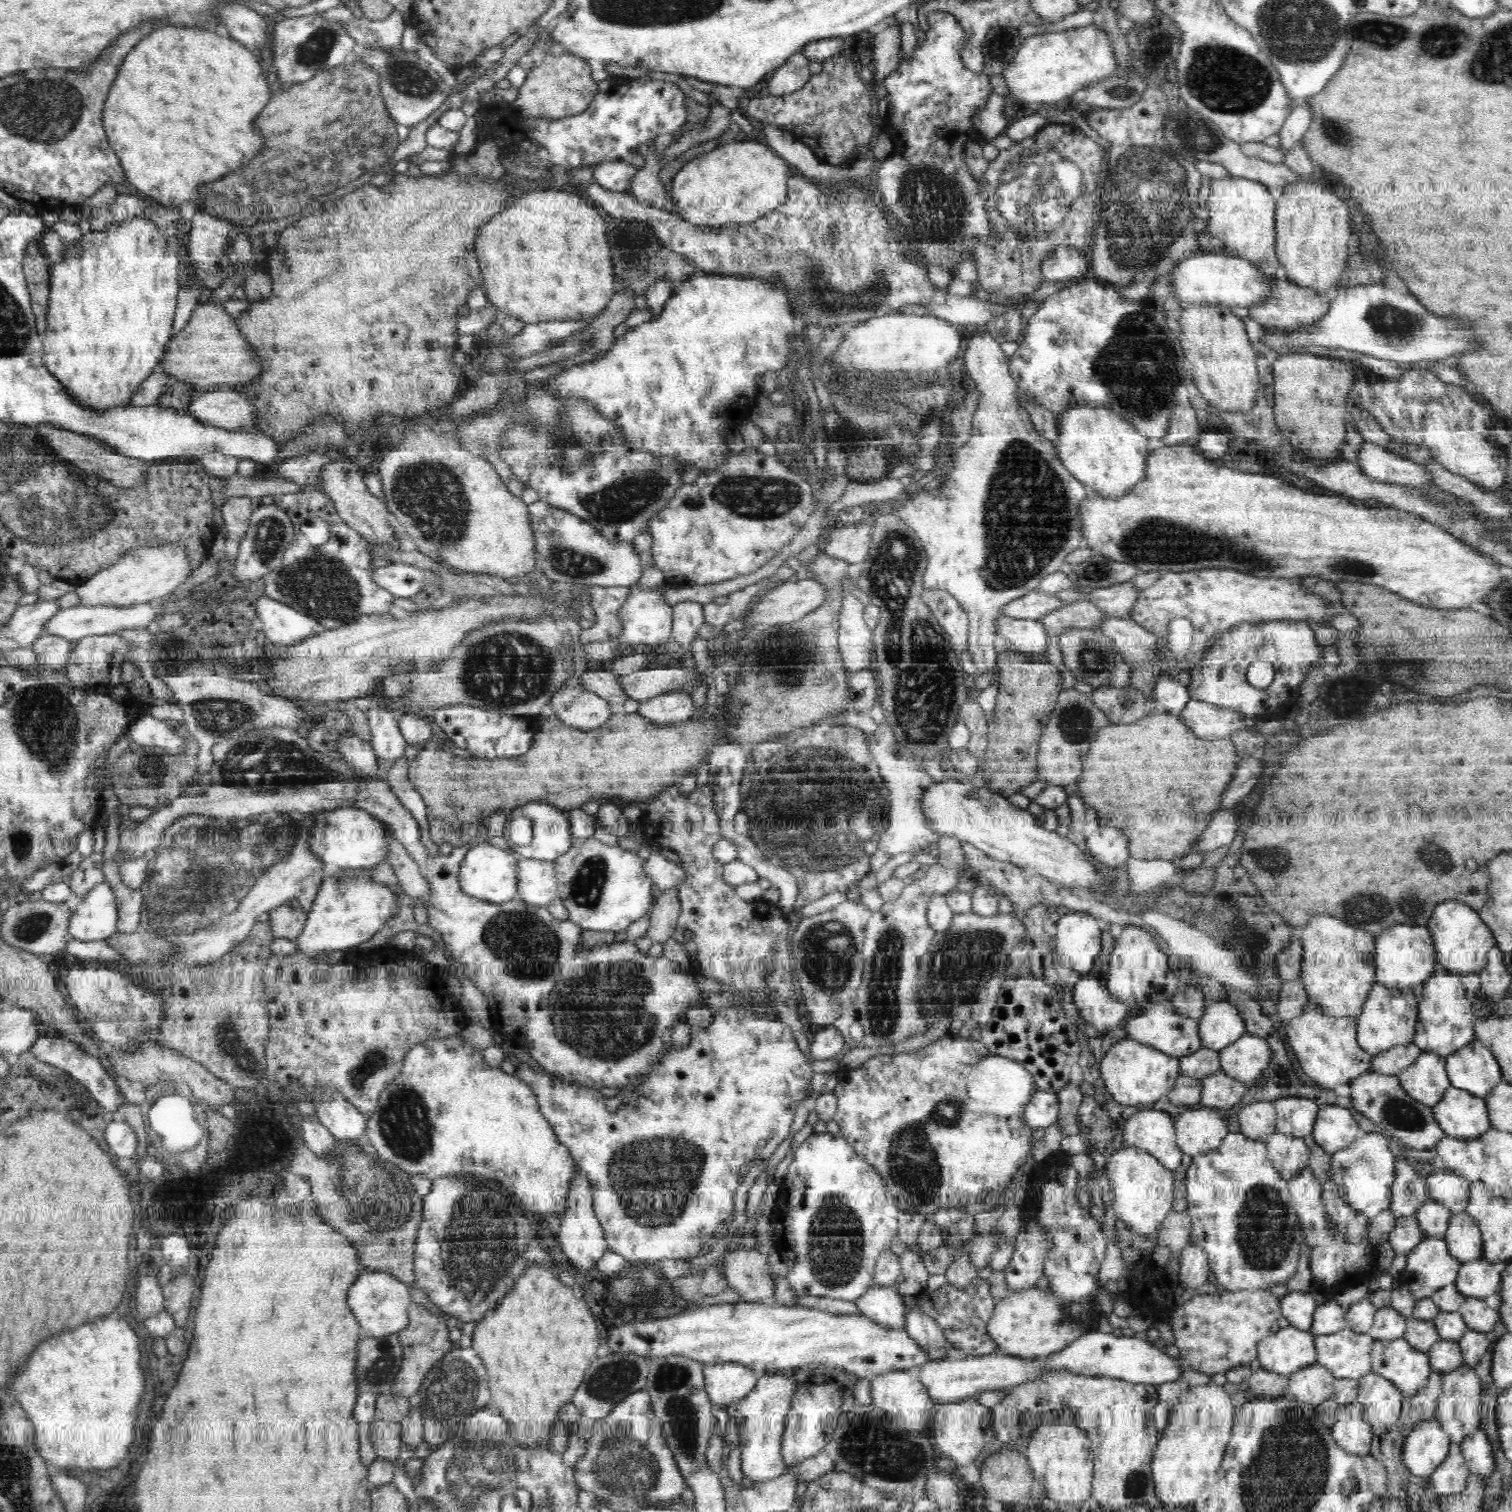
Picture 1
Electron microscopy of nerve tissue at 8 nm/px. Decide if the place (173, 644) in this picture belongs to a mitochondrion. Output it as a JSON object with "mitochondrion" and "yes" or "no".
{"mitochondrion":"yes"}

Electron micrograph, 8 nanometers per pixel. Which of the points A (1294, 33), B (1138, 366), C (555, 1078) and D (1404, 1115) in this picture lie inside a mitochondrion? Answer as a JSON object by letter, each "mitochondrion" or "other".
{"A":"mitochondrion","B":"mitochondrion","C":"other","D":"mitochondrion"}

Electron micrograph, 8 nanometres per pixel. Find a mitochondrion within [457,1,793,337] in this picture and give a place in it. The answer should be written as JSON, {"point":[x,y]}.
{"point":[633,247]}

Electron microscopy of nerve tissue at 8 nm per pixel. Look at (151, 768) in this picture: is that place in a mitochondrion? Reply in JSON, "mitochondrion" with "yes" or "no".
{"mitochondrion":"yes"}

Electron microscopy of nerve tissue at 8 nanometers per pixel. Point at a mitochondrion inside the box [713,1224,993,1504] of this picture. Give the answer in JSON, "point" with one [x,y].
{"point":[876,1450]}

